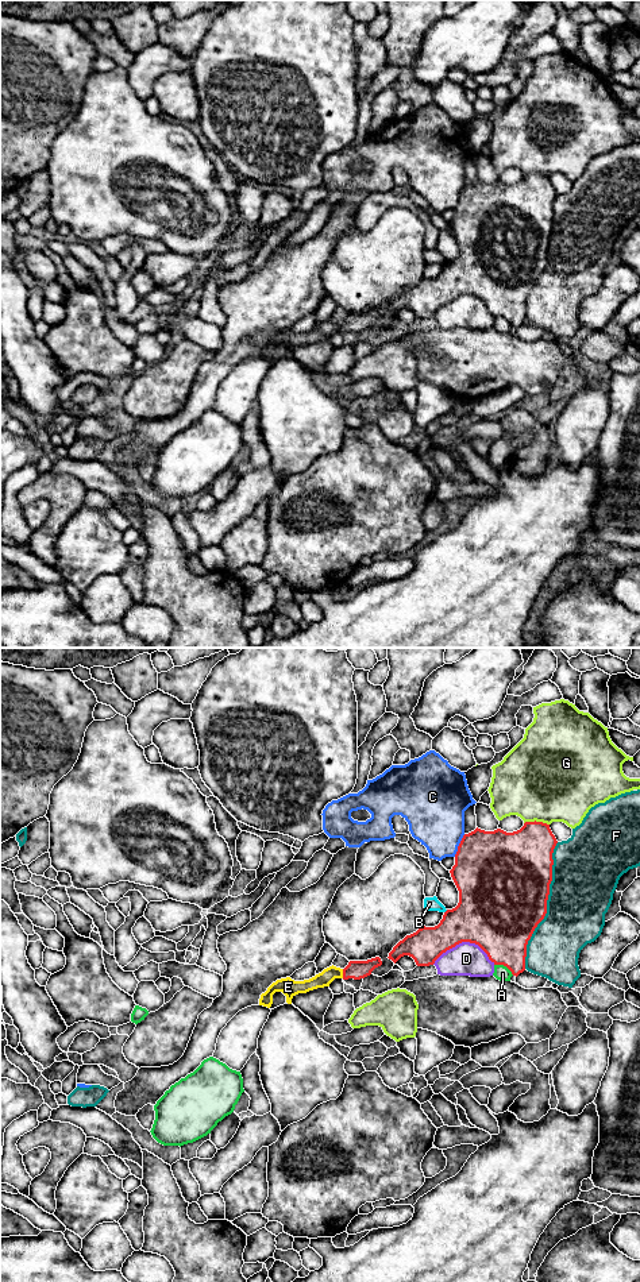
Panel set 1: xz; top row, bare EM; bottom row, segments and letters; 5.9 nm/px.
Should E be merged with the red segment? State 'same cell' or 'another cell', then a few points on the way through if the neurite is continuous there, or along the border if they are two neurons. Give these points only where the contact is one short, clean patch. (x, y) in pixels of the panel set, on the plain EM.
same cell; way xz (355, 321), (343, 325), (330, 325), (327, 328)

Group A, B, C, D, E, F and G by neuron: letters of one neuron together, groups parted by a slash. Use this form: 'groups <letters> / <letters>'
groups A / B / C / D / E / F / G

